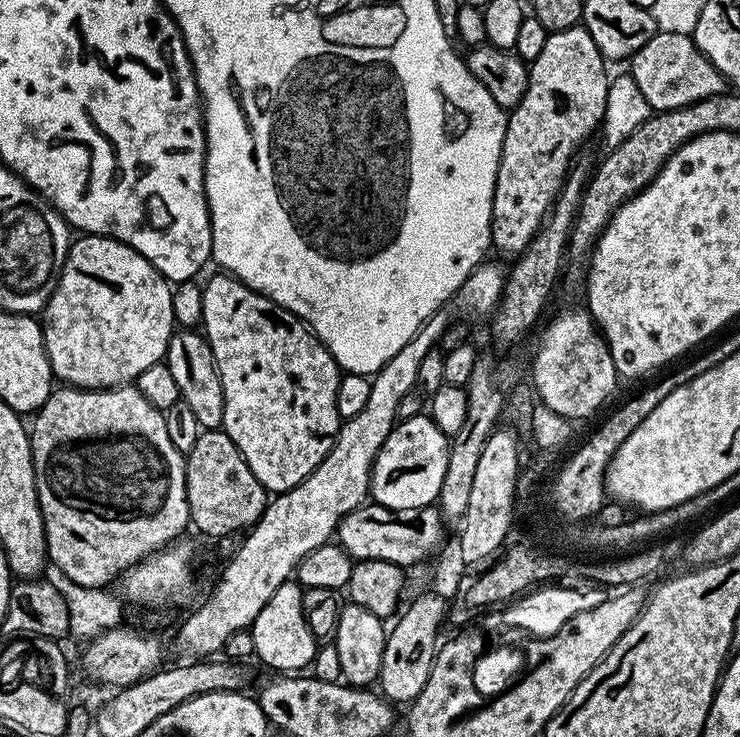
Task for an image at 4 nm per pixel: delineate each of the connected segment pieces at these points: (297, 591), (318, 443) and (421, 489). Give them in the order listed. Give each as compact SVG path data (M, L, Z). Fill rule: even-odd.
M295 579L286 581L282 586L278 586L278 590L274 590L274 598L270 598L266 606L262 606L262 614L258 614L250 629L252 644L256 647L261 662L276 668L272 670L280 674L299 673L307 669L304 667L316 656L318 642L304 621L303 597L304 588Z
M231 274L219 275L210 277L206 282L203 281L201 314L203 316L202 332L207 339L208 345L212 348L214 362L216 363L216 369L220 375L222 390L224 391L224 423L222 428L223 431L228 433L228 436L238 446L238 450L244 455L246 462L250 466L250 470L254 470L258 482L262 482L262 486L267 488L269 493L279 494L288 492L294 486L298 486L303 482L324 461L334 446L337 434L340 433L342 417L338 410L338 386L340 385L342 369L330 354L328 347L320 341L315 332L290 310L278 306L272 301L271 296L264 296L252 288L247 288L241 280L237 280Z
M430 415L400 420L376 455L372 467L371 499L390 510L414 510L435 505L440 498L442 478L446 478L449 447L449 437Z

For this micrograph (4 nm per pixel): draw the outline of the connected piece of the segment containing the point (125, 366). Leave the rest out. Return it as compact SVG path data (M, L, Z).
M84 234L79 238L81 240L73 239L71 241L68 257L63 270L60 272L56 289L52 291L51 298L48 299L47 304L42 309L44 345L46 346L48 361L52 367L52 375L57 381L73 388L119 388L131 385L140 377L142 370L161 363L168 355L168 343L172 337L174 325L177 323L175 312L172 309L173 285L165 280L164 275L148 259L135 252L128 244L123 244L120 240L114 240L110 236Z

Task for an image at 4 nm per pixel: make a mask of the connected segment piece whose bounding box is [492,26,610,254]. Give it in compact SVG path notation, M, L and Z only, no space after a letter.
M583 26L567 28L561 32L550 32L546 38L546 46L542 46L542 54L538 54L536 60L531 61L528 69L528 85L525 93L517 106L507 113L508 125L506 126L506 134L502 142L502 154L500 155L500 165L498 166L498 174L496 175L496 185L494 186L494 202L492 203L492 244L500 252L512 252L511 254L519 254L527 248L528 243L536 236L537 230L544 222L544 217L552 208L552 203L556 201L556 196L560 193L560 187L564 185L564 177L567 176L569 168L574 163L576 151L580 148L580 143L591 134L592 131L601 127L604 119L604 111L606 110L606 98L608 97L608 86L610 83L610 75L608 76L609 65L606 63L603 54L598 50L598 46L594 46L594 38L590 38L590 34Z

